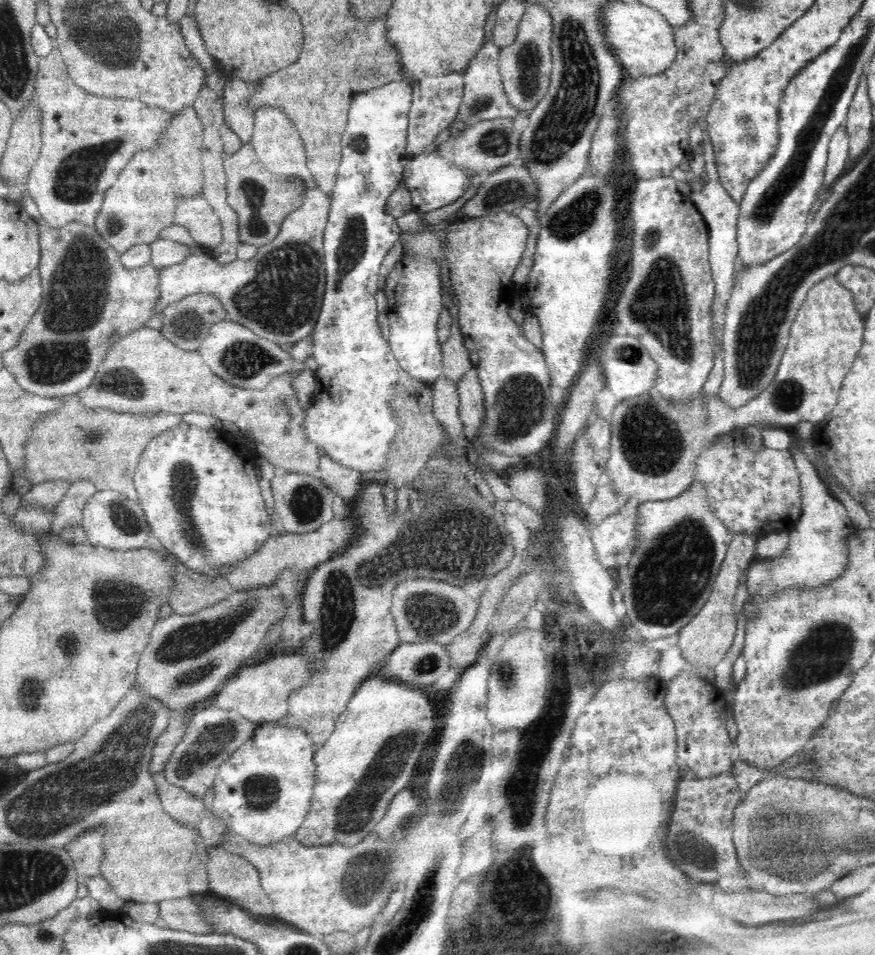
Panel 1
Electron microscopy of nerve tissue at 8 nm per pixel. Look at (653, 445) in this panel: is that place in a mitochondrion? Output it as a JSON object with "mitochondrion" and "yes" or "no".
{"mitochondrion":"yes"}

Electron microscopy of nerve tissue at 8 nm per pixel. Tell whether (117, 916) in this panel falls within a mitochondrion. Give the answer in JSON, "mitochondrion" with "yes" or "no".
{"mitochondrion":"no"}

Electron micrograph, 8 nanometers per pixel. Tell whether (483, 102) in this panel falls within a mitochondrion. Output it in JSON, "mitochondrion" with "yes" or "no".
{"mitochondrion":"yes"}

